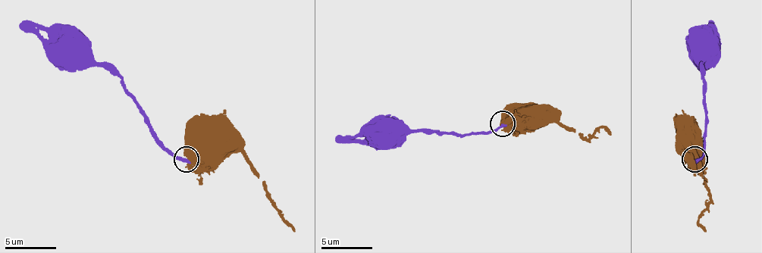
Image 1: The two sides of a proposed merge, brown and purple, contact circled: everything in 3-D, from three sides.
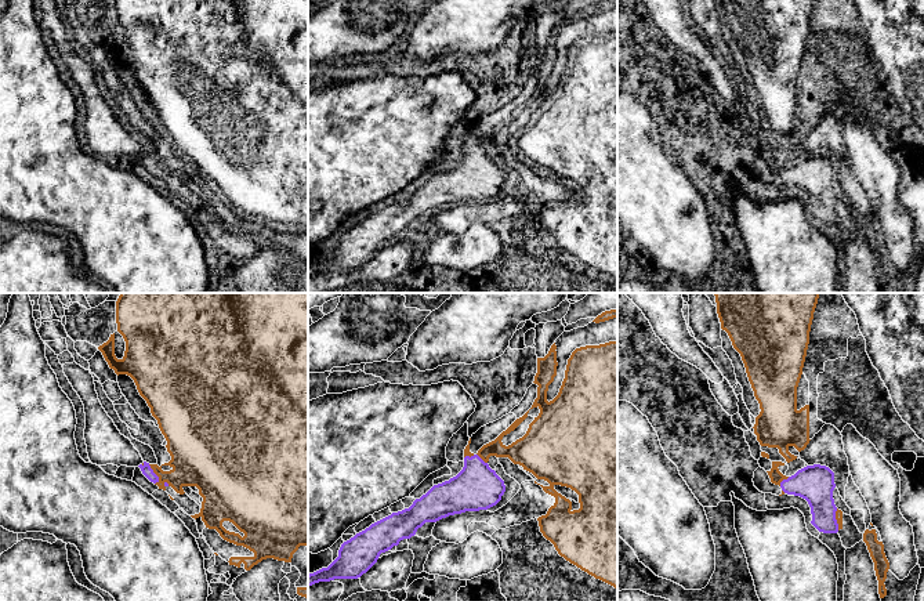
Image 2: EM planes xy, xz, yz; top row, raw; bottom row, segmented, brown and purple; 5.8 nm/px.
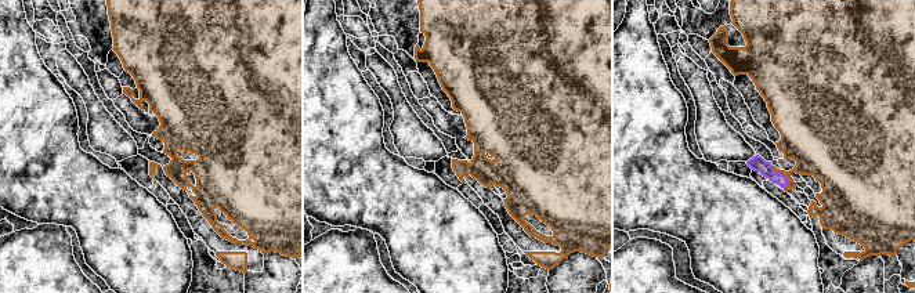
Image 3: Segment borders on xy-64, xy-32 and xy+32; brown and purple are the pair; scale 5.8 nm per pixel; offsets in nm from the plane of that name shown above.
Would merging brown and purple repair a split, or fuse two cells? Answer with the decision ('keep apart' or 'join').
keep apart

